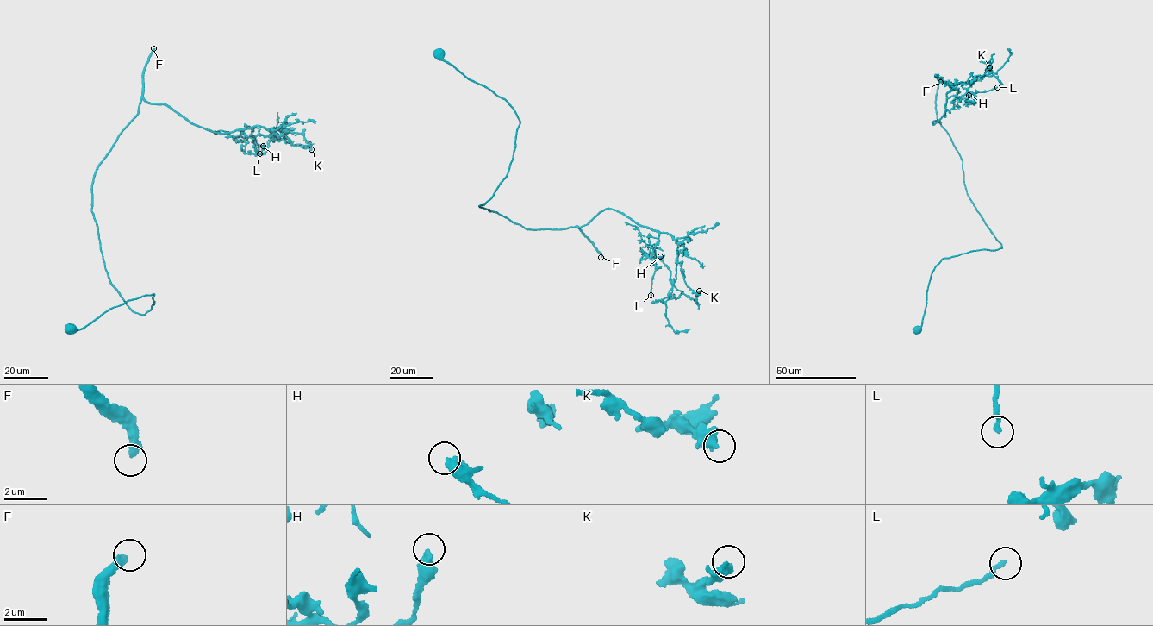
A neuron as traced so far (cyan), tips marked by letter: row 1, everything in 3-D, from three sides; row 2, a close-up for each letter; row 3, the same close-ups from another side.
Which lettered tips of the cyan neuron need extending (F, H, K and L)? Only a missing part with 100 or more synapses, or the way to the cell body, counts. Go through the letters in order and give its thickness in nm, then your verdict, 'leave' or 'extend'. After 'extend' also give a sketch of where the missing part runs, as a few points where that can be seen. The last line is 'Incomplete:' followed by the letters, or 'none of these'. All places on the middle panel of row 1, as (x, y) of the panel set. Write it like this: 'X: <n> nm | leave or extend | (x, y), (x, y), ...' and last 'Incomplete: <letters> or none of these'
F: 380 nm | extend
H: 440 nm | leave
K: 280 nm | leave
L: 240 nm | leave
Incomplete: F

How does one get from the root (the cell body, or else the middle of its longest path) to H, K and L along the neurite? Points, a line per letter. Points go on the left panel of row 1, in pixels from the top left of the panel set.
H: (71, 329), (154, 303), (135, 312), (111, 283), (91, 208), (142, 98), (263, 146)
K: (71, 329), (145, 296), (154, 303), (135, 312), (111, 283), (91, 208), (96, 166), (142, 98), (311, 149)
L: (71, 329), (154, 303), (135, 312), (111, 283), (91, 208), (142, 98), (252, 128), (259, 153)

